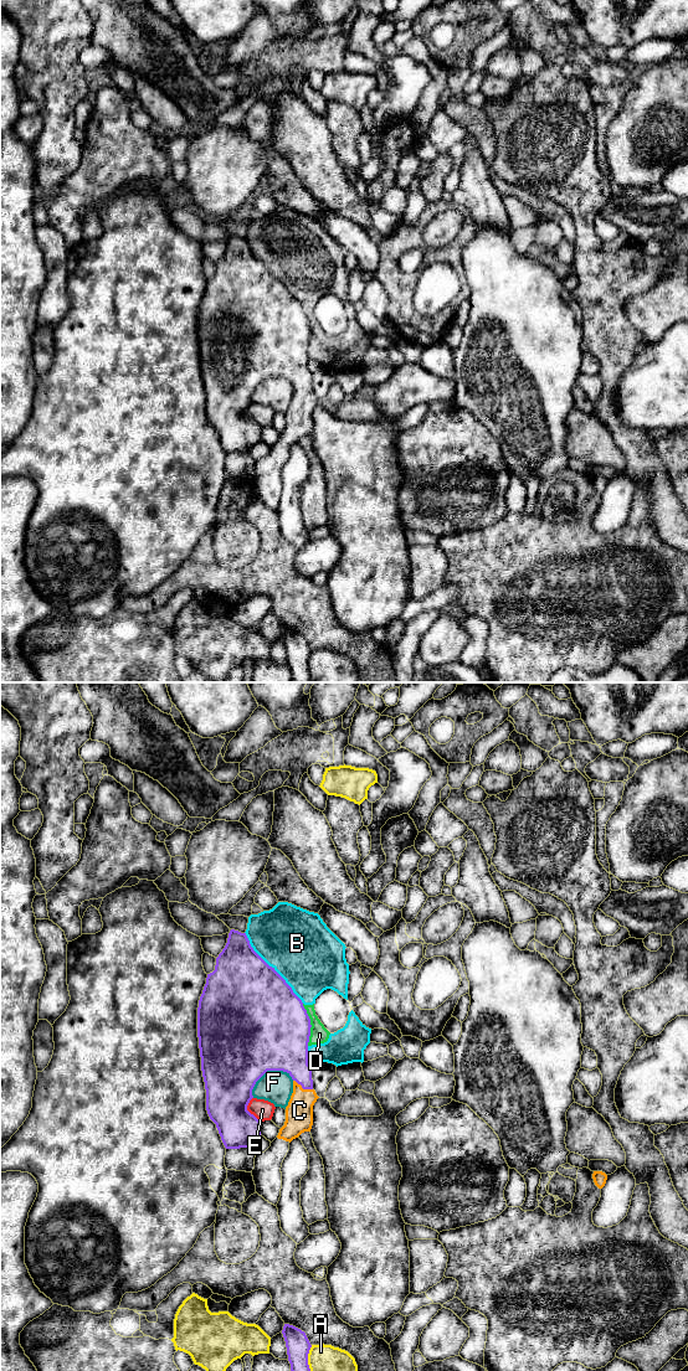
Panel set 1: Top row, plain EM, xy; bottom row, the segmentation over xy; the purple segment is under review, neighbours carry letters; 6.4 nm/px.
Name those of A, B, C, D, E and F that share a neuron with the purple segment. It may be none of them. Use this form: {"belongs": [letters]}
{"belongs": ["C"]}

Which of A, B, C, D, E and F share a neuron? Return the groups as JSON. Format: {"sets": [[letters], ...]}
{"sets": [["A"], ["B", "D"], ["C"], ["E"], ["F"]]}

